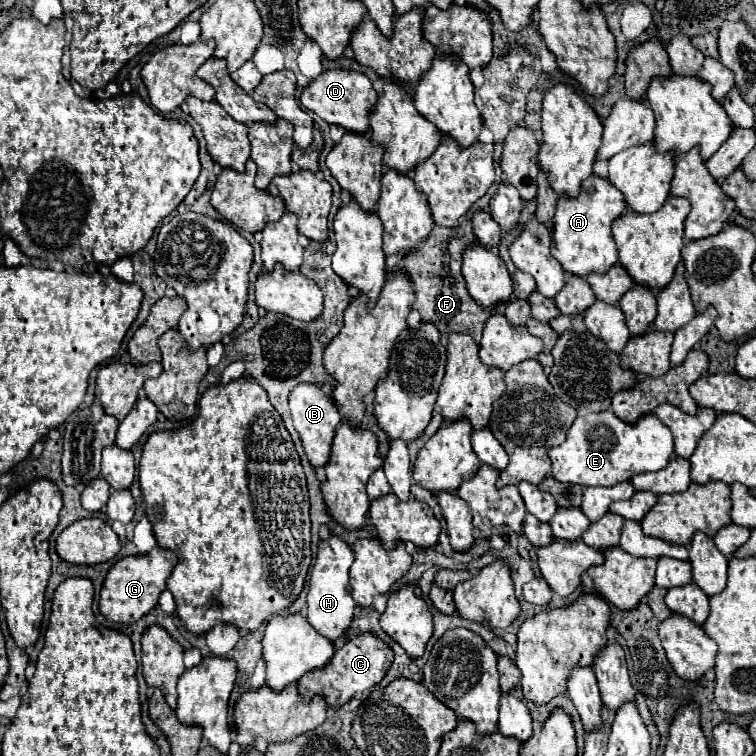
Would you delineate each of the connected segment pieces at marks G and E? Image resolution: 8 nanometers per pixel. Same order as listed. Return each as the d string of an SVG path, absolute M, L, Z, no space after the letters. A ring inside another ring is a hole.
M154 547L146 555L128 555L116 561L102 585L100 591L100 613L114 623L136 623L146 615L156 603L160 593L166 589L166 579L176 565L176 553L164 547Z
M612 411L602 413L580 413L574 425L568 429L566 441L558 447L550 447L552 475L562 483L578 483L582 487L590 485L616 485L620 481L632 479L638 473L658 471L668 465L674 455L670 429L654 415L642 415L636 423L626 423L618 419ZM606 427L610 437L592 437L596 429Z

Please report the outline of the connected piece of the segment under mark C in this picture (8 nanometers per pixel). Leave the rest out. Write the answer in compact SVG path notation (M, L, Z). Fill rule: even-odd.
M358 633L358 635L350 635L348 639L350 641L346 641L334 653L334 657L326 667L320 667L318 671L308 671L306 675L302 675L302 679L298 681L298 687L304 699L310 699L312 695L324 695L328 705L338 707L348 699L352 699L356 693L362 693L374 687L386 675L386 671L392 665L394 651L380 637L376 637L374 633Z

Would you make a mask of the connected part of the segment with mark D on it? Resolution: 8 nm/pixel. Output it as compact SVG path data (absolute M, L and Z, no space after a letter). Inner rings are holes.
M328 69L322 71L310 85L306 85L300 93L300 103L322 117L326 123L340 125L346 131L364 133L368 131L368 111L376 103L378 93L374 91L370 79L364 73L348 71L348 69Z

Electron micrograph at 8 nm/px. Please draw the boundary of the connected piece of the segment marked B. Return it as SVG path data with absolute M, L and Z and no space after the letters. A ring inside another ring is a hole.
M300 383L298 387L294 387L294 391L290 393L290 413L292 413L292 421L296 431L300 433L304 451L310 459L310 463L314 467L326 465L330 459L330 447L332 447L332 439L334 439L334 431L342 421L340 411L336 409L336 403L330 395L326 395L320 387L314 387L310 383Z

